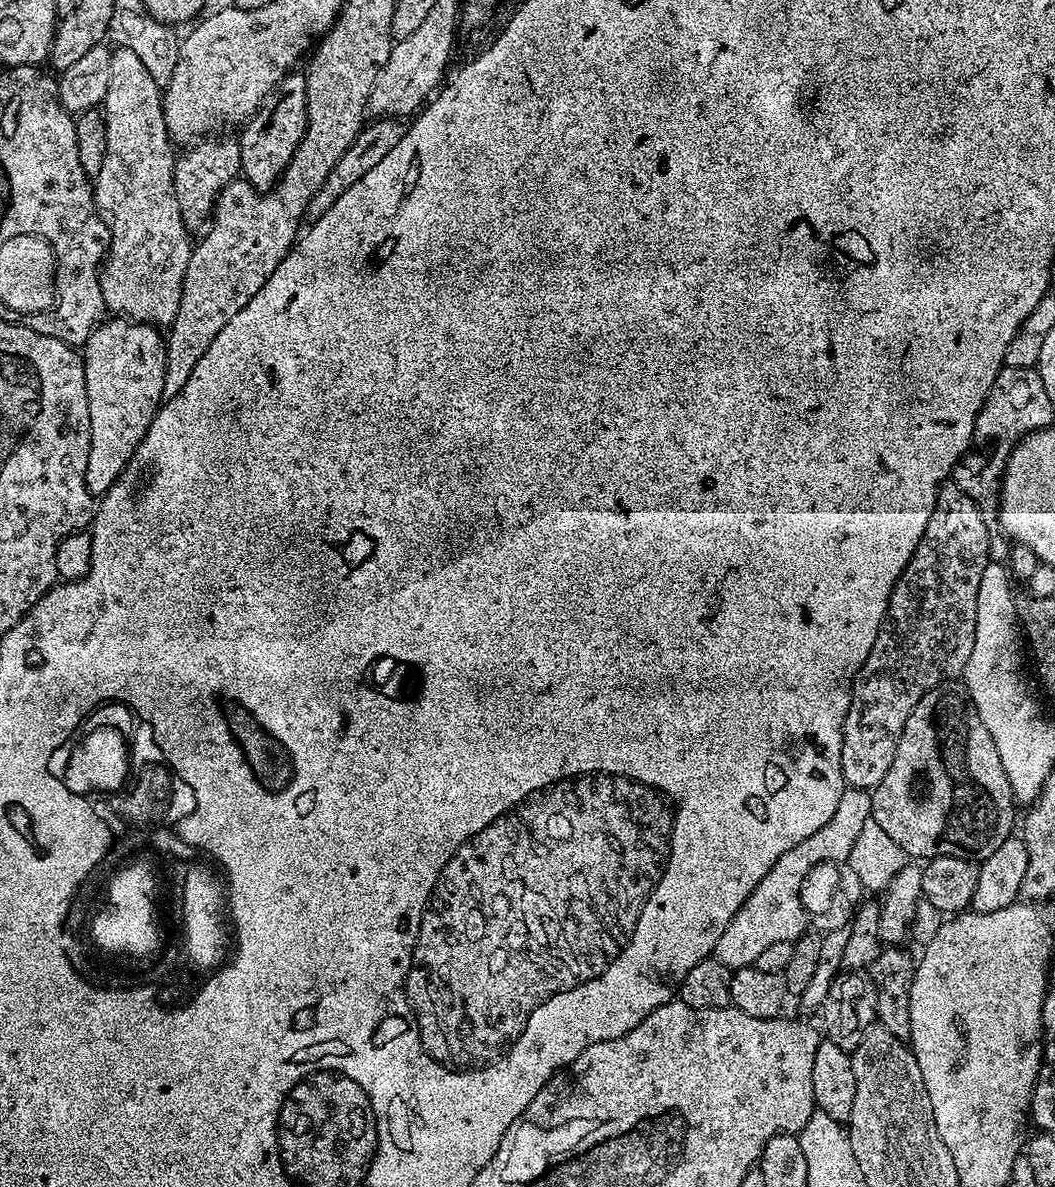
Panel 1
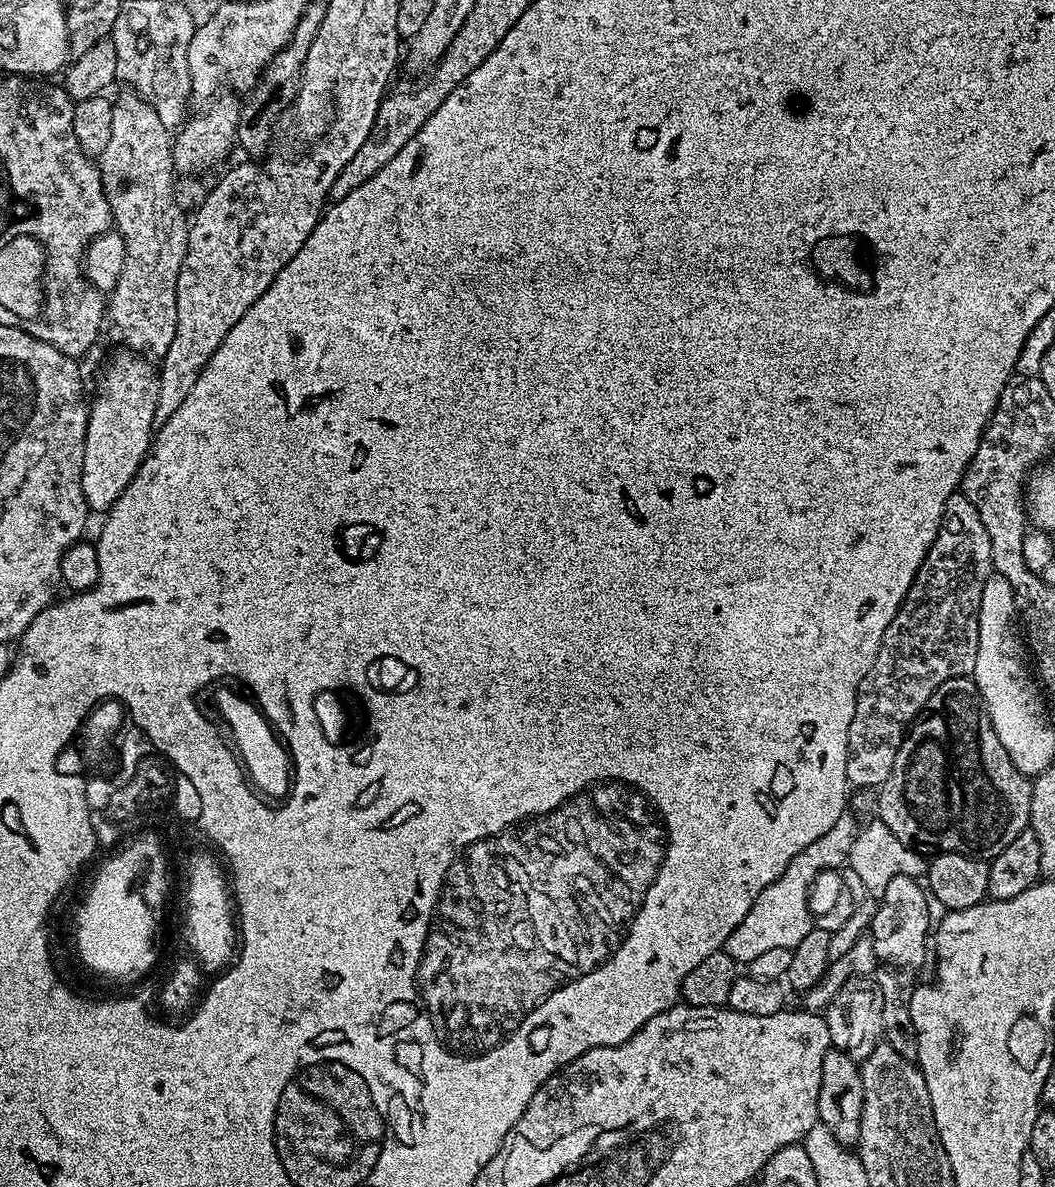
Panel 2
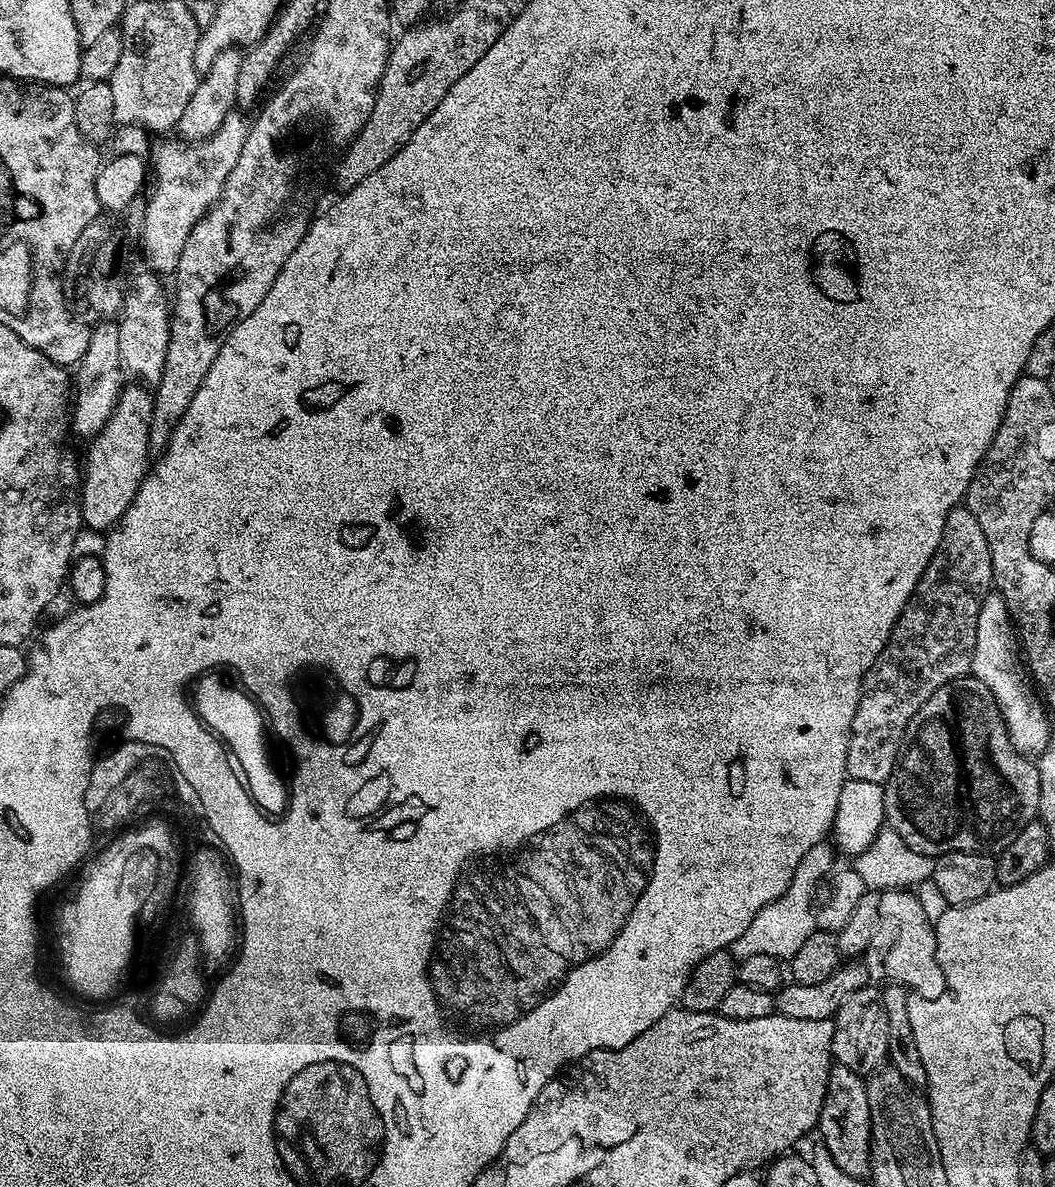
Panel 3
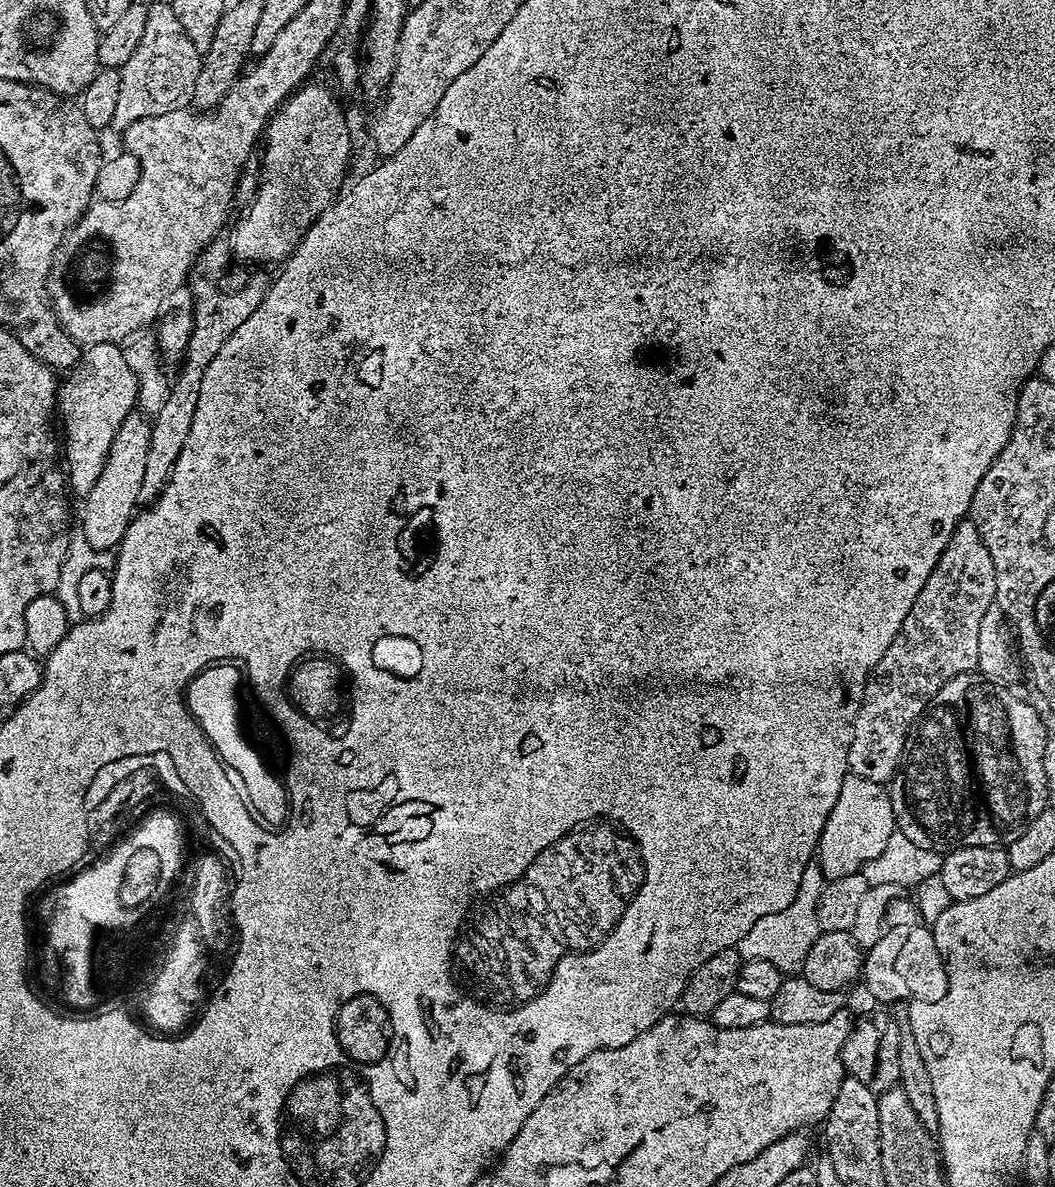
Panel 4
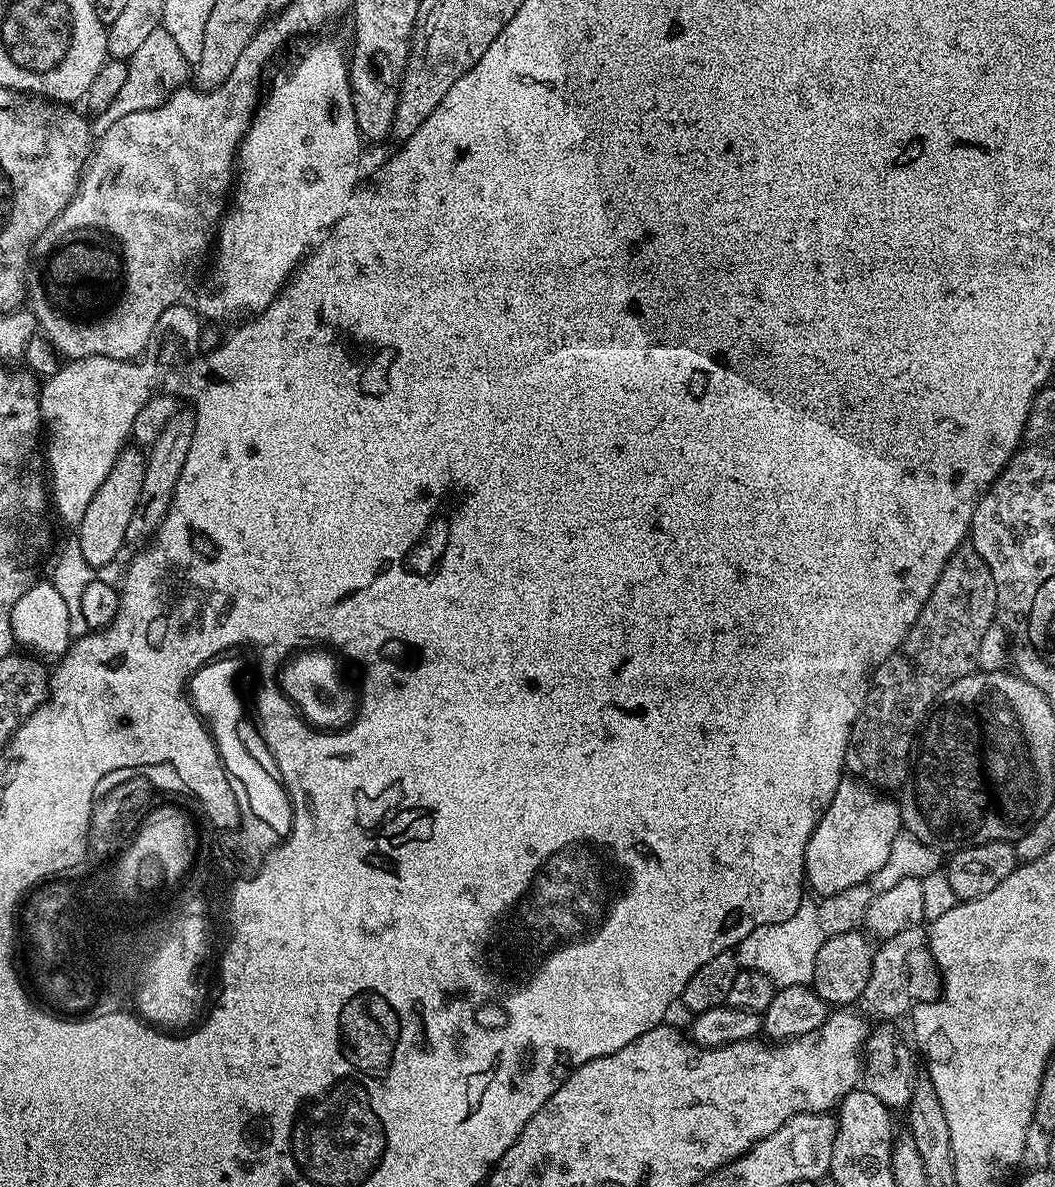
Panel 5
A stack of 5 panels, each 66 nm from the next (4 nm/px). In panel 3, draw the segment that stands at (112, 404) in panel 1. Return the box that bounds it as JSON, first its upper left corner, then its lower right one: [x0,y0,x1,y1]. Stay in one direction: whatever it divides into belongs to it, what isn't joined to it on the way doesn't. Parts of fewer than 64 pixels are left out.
[80,382,153,533]

